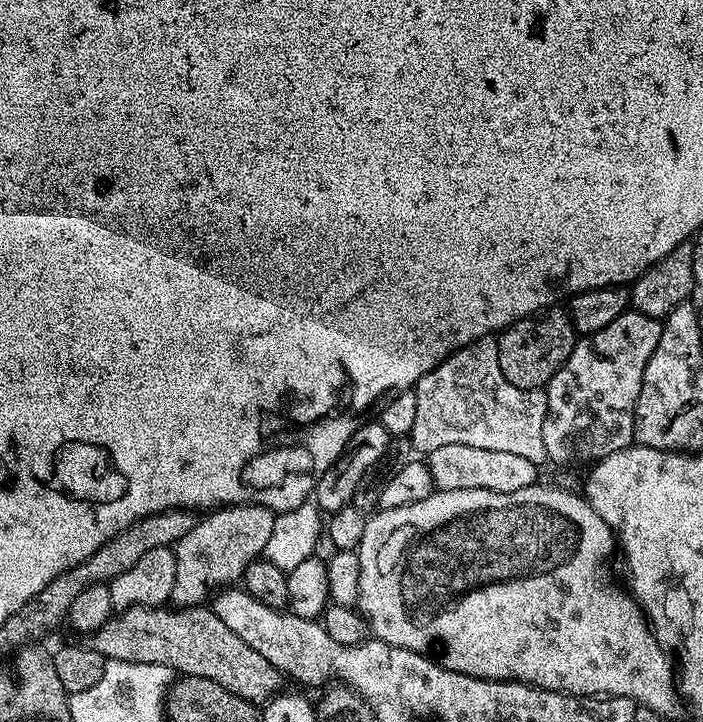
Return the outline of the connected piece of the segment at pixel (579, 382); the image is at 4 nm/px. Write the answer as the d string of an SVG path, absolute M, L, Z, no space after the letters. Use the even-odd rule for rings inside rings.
M635 310L623 312L610 326L602 326L589 336L580 336L570 358L550 378L546 386L548 409L546 422L542 422L542 442L546 442L548 460L557 460L560 466L588 466L634 444L634 410L638 402L638 390L642 390L642 374L658 338L662 323L655 316L647 316Z

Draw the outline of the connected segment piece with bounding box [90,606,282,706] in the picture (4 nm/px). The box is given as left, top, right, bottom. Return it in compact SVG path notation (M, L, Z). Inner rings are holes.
M211 607L125 608L117 611L90 636L90 647L98 650L105 661L146 662L161 664L180 676L210 678L218 686L226 686L230 694L260 706L281 691L282 674L254 646L246 646L238 634L224 625Z

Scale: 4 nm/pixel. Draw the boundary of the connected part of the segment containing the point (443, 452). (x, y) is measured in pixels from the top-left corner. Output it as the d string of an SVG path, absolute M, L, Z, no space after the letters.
M438 446L438 450L427 453L426 463L433 485L441 492L494 490L510 494L510 490L526 490L526 486L537 483L537 464L503 450L481 450L478 446Z

